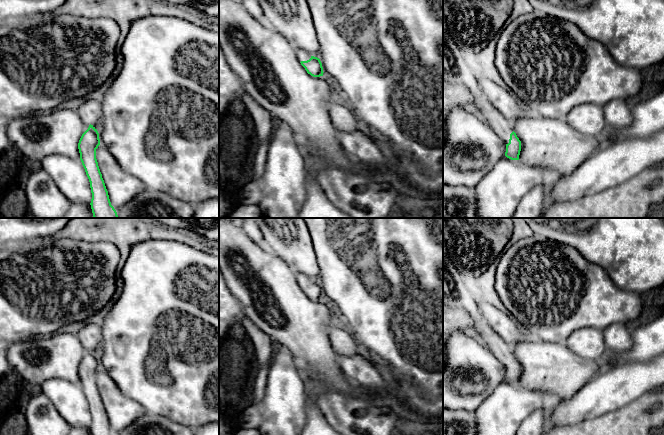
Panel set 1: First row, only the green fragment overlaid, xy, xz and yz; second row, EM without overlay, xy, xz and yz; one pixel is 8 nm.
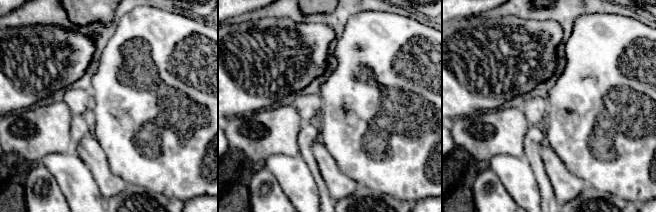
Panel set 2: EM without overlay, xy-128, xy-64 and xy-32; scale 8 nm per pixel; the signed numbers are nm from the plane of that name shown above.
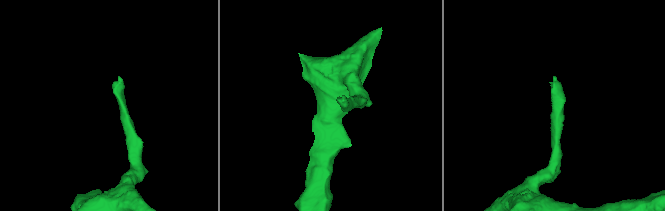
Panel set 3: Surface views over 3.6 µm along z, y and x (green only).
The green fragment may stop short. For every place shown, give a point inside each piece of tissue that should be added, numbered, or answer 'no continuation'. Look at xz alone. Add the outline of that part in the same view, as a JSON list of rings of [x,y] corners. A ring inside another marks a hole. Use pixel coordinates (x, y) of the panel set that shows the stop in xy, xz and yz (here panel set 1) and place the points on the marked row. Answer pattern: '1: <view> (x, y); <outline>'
1: xz (302, 55); [[[295,49],[295,51],[296,51],[296,56],[300,62],[307,61],[311,58],[311,55],[305,50]]]

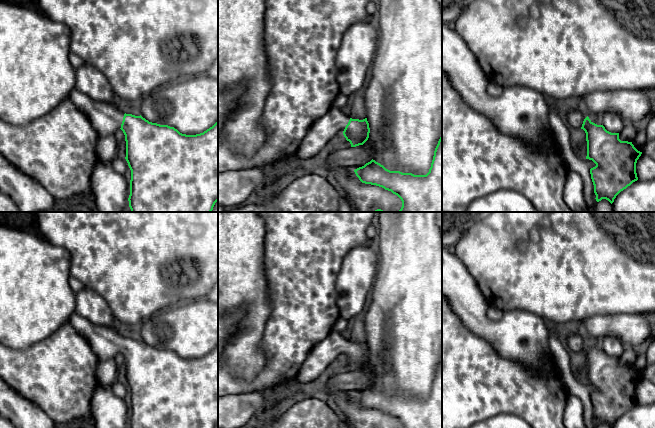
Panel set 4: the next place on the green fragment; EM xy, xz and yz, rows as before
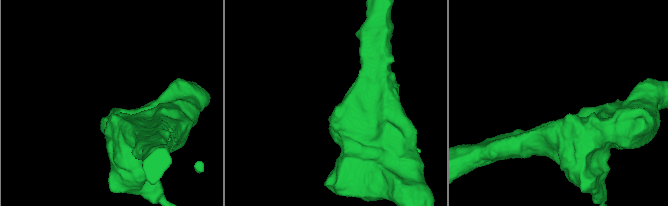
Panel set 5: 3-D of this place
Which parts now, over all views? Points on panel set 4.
1: xy (106, 118); [[[76,88],[70,92],[69,99],[88,117],[99,138],[114,135],[121,128],[125,114],[121,107],[94,100]]]

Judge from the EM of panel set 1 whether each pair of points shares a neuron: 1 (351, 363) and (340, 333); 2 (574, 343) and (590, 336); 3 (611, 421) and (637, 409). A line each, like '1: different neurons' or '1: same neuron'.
1: different neurons
2: same neuron
3: same neuron

